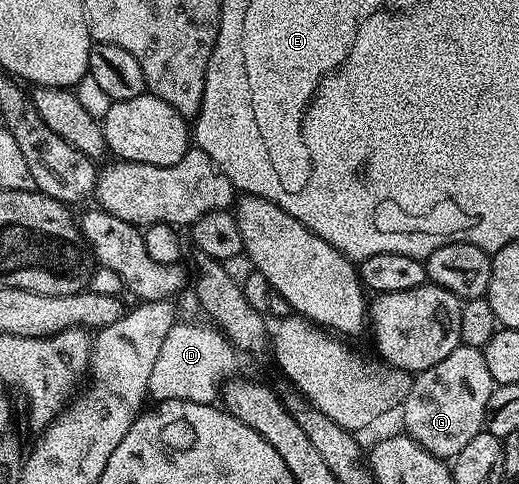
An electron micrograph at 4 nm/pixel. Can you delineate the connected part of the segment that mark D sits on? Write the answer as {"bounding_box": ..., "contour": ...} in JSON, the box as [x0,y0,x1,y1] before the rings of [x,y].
{"bounding_box":[148,321,238,405],"contour":[[[179,321],[169,329],[149,379],[148,396],[154,402],[175,400],[208,405],[218,400],[224,381],[236,372],[238,354],[215,326],[207,325]]]}

